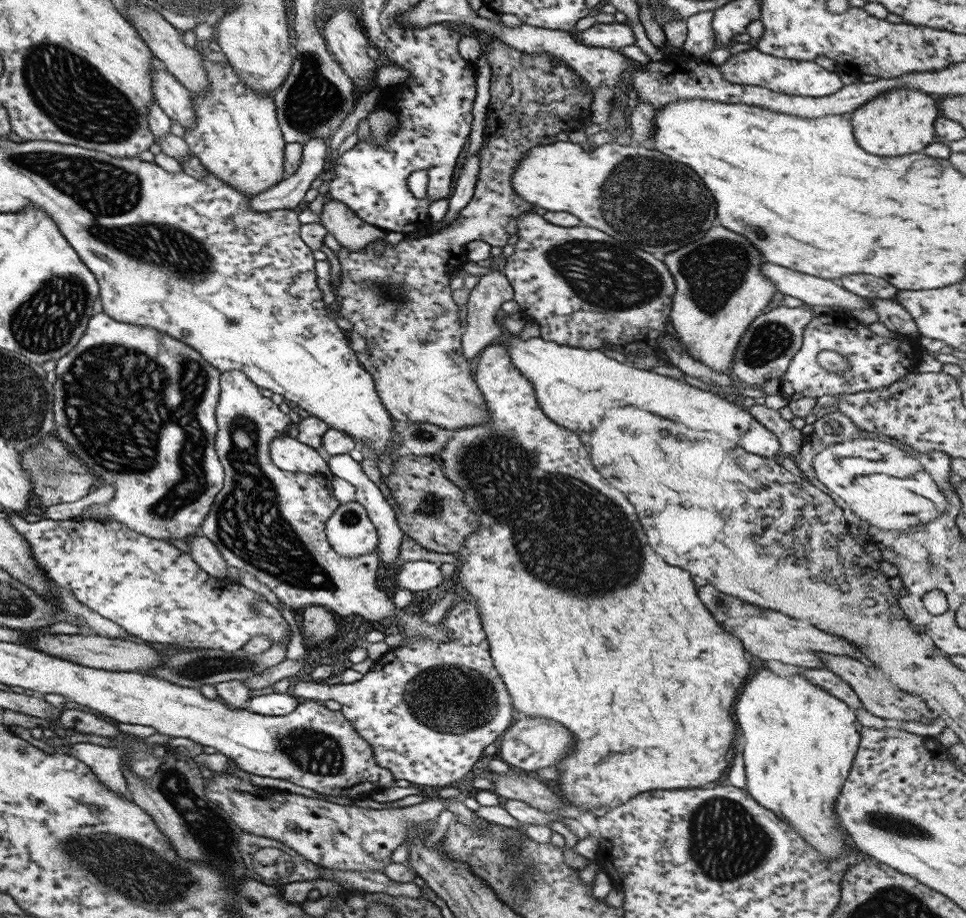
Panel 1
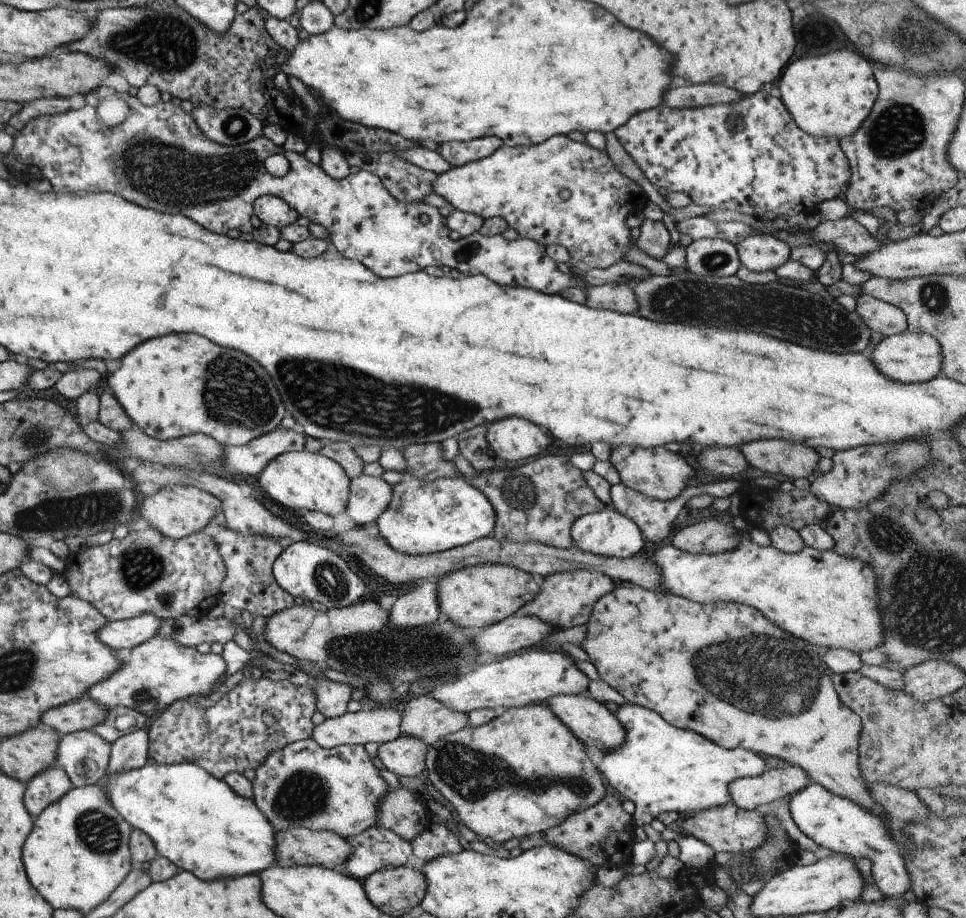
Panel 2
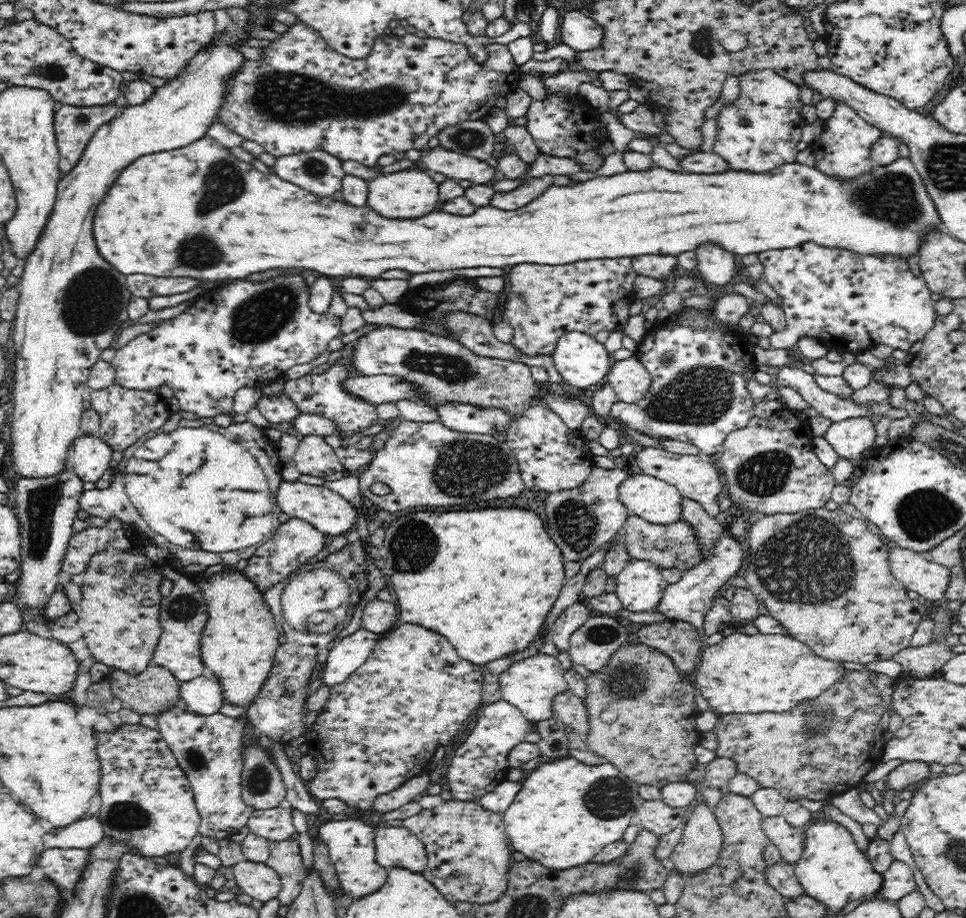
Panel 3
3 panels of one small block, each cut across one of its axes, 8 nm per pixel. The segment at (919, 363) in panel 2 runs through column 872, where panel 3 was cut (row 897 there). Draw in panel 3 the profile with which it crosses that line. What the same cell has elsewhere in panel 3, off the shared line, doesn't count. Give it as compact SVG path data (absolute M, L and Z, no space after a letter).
M326 818L323 824L318 825L318 834L329 848L342 894L356 900L380 890L387 879L388 869L376 862L374 832L375 829L359 818Z

